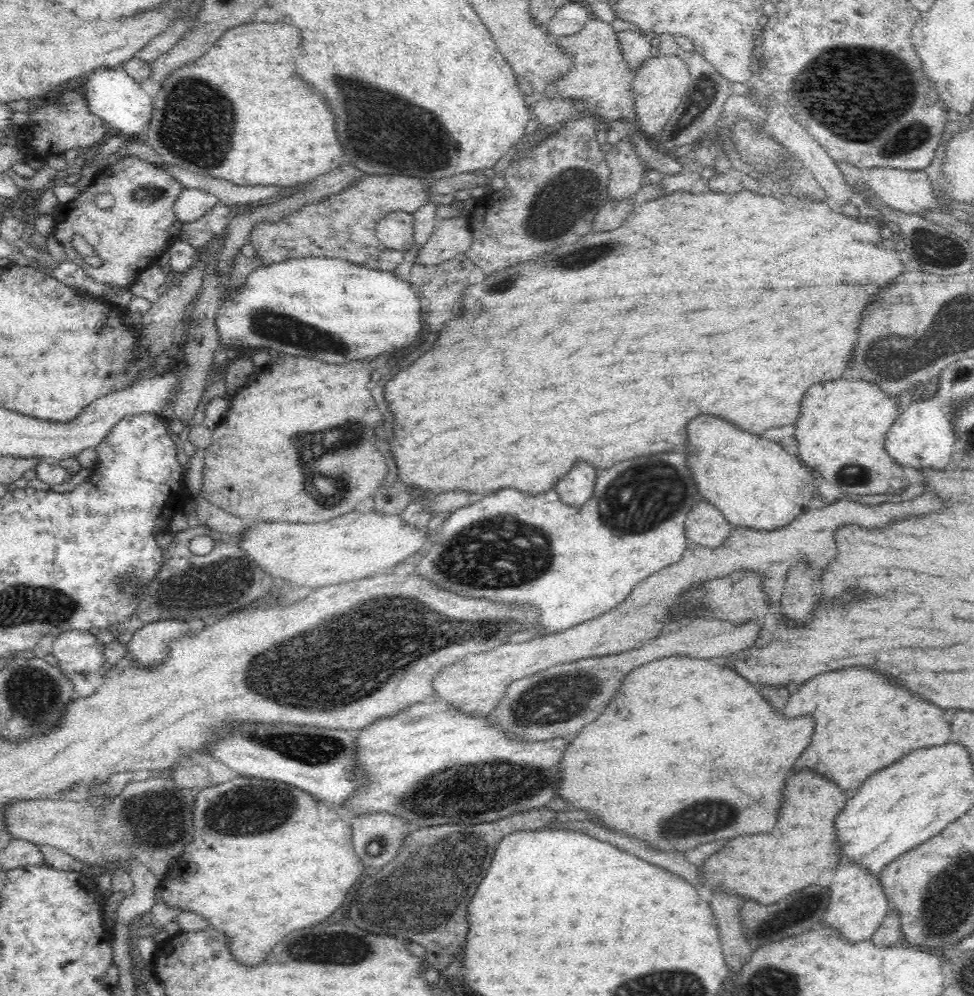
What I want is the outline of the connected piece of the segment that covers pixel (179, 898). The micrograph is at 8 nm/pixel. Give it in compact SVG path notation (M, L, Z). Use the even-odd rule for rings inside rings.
M246 776L196 792L194 840L174 860L172 870L156 892L156 901L166 901L181 911L194 911L204 917L226 934L230 951L240 963L260 964L286 934L332 916L364 874L364 866L352 848L352 825L340 816L340 805L318 802L304 790L276 780ZM242 824L244 832L236 832Z

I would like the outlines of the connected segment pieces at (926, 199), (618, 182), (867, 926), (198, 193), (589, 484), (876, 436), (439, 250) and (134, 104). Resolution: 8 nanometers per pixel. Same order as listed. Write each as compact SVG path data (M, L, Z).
M870 168L866 170L866 181L888 208L914 215L942 210L926 169Z
M628 136L613 145L611 151L606 154L606 160L611 169L607 198L632 198L641 189L647 167L639 159Z
M846 861L836 868L834 880L828 889L831 891L830 902L821 925L840 931L842 937L852 943L872 939L890 910L890 903L880 883L879 875L866 871L854 861Z
M187 188L183 189L180 196L178 196L178 200L174 204L174 212L180 222L194 222L194 220L202 218L204 214L208 214L218 203L217 196L208 191Z
M576 462L568 474L555 482L553 488L562 502L579 507L592 498L596 477L596 470L588 466L588 462Z
M834 380L808 390L802 416L796 422L800 460L818 470L828 482L836 482L846 494L900 494L908 488L902 466L884 448L886 434L898 418L898 402L874 382Z
M467 218L441 219L438 228L421 248L416 262L426 268L435 268L446 260L465 254L472 241L472 231Z
M102 67L97 68L91 74L88 74L87 81L81 87L87 99L87 105L90 112L99 119L102 119L109 128L120 130L127 134L126 136L137 137L144 136L149 128L149 122L152 118L153 96L148 95L144 89L140 87L140 83L136 82L126 71L119 67Z

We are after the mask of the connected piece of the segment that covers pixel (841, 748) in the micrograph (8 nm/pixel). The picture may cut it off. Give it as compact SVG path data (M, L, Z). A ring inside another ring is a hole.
M850 666L818 674L794 692L784 710L786 716L814 714L816 738L794 766L798 770L816 770L828 776L842 790L858 788L870 774L911 754L916 748L940 746L950 738L950 722L944 720L944 710L932 702L918 698L904 686L888 680L882 674L870 674L864 666ZM870 690L870 696L856 696Z

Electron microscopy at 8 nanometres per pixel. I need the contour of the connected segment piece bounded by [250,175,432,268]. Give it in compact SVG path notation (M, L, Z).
M366 176L356 179L348 188L317 203L308 203L277 223L260 221L253 226L251 245L268 267L290 258L342 258L370 268L377 267L377 259L385 246L377 238L376 225L388 212L402 210L416 212L428 202L431 180L412 176Z

